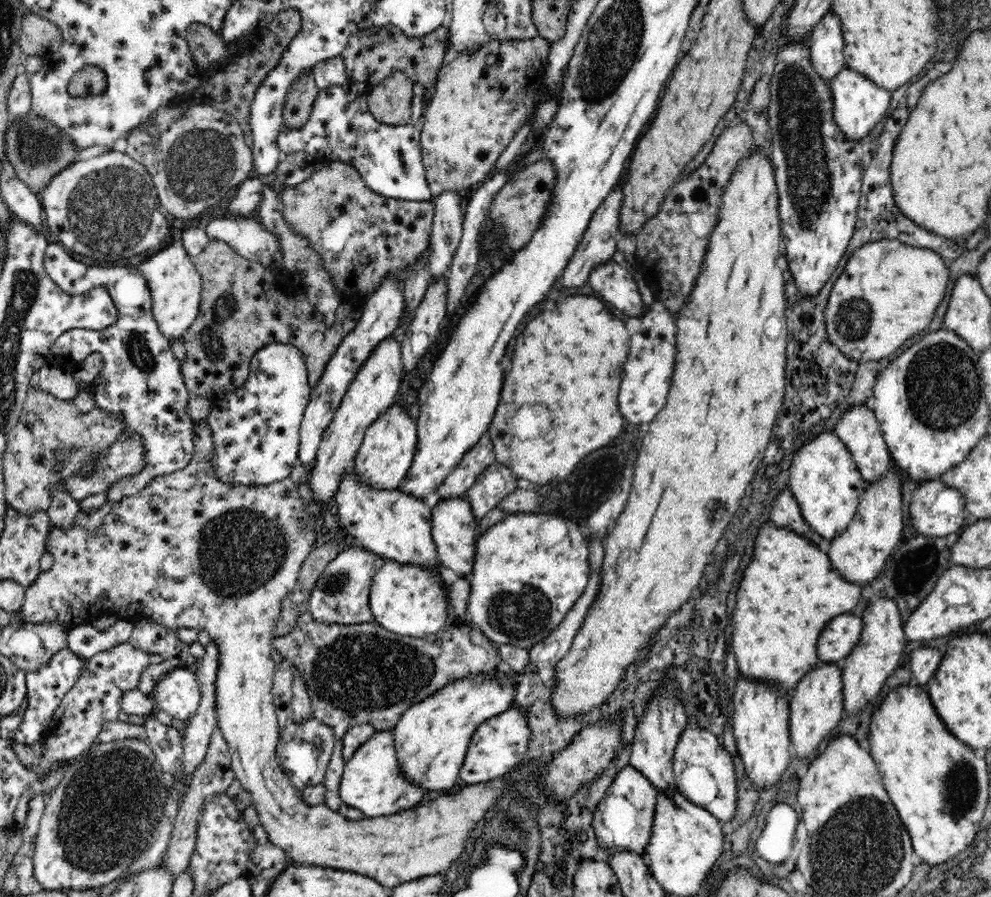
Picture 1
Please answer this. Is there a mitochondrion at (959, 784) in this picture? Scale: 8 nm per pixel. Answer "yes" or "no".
yes

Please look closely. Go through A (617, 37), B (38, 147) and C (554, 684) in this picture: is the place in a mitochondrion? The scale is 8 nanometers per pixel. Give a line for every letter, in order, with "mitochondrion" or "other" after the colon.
A: mitochondrion
B: mitochondrion
C: other

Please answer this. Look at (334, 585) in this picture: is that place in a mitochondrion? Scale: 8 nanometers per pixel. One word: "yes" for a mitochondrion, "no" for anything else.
yes

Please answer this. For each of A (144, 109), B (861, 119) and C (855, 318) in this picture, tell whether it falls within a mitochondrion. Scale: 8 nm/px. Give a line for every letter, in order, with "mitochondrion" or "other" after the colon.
A: other
B: other
C: mitochondrion

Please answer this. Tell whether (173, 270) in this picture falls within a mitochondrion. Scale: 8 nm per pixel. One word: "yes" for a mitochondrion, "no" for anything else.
no

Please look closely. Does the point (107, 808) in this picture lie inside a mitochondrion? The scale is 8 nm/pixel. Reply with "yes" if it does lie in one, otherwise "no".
yes

